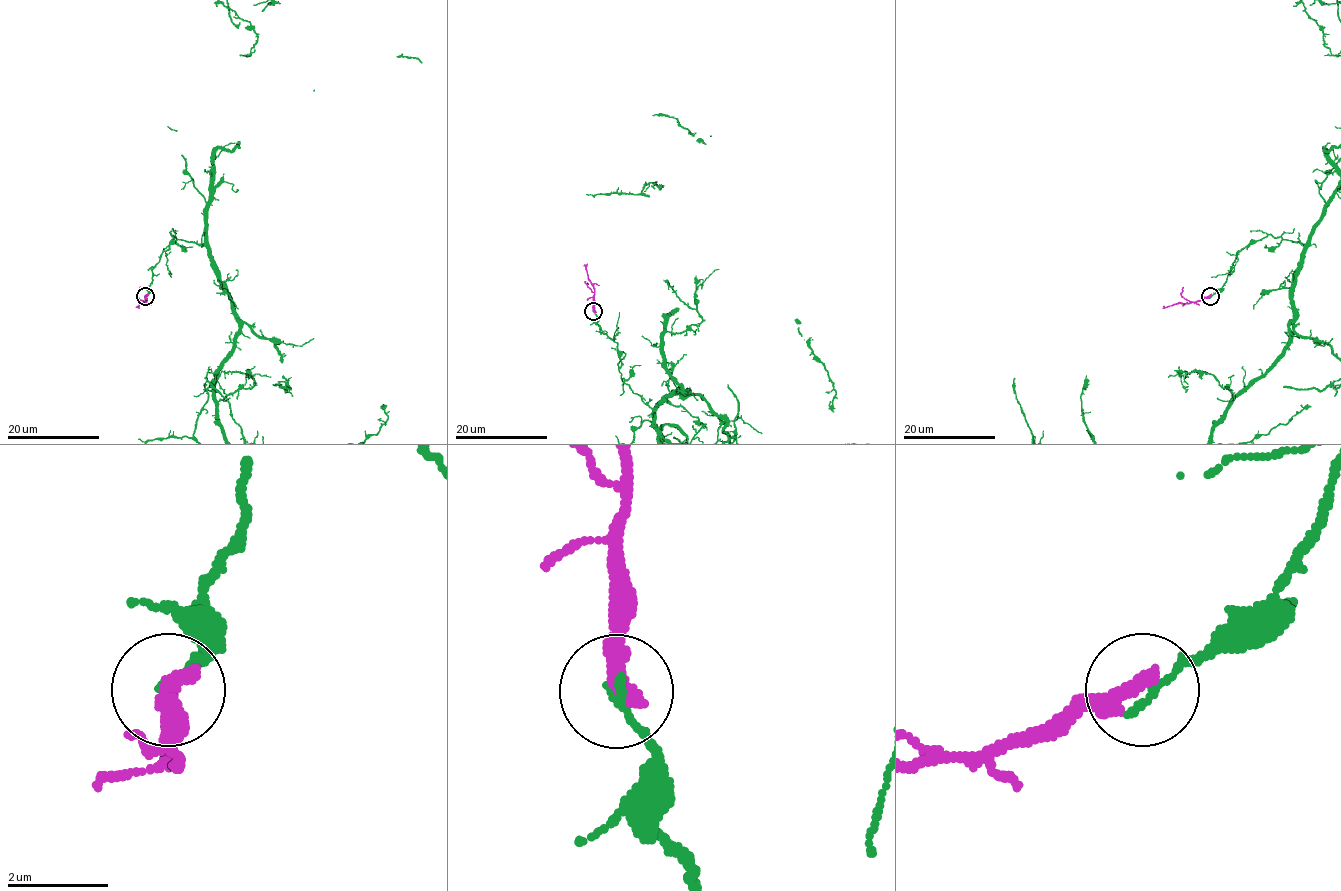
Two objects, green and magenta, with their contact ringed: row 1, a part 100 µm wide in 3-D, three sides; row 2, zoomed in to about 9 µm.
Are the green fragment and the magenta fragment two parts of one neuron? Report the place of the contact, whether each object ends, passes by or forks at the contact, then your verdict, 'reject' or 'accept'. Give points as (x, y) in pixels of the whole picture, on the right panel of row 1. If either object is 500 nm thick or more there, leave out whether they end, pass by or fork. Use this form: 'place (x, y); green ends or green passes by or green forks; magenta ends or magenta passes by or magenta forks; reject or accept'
place (1210, 296); green ends; magenta ends; reject

